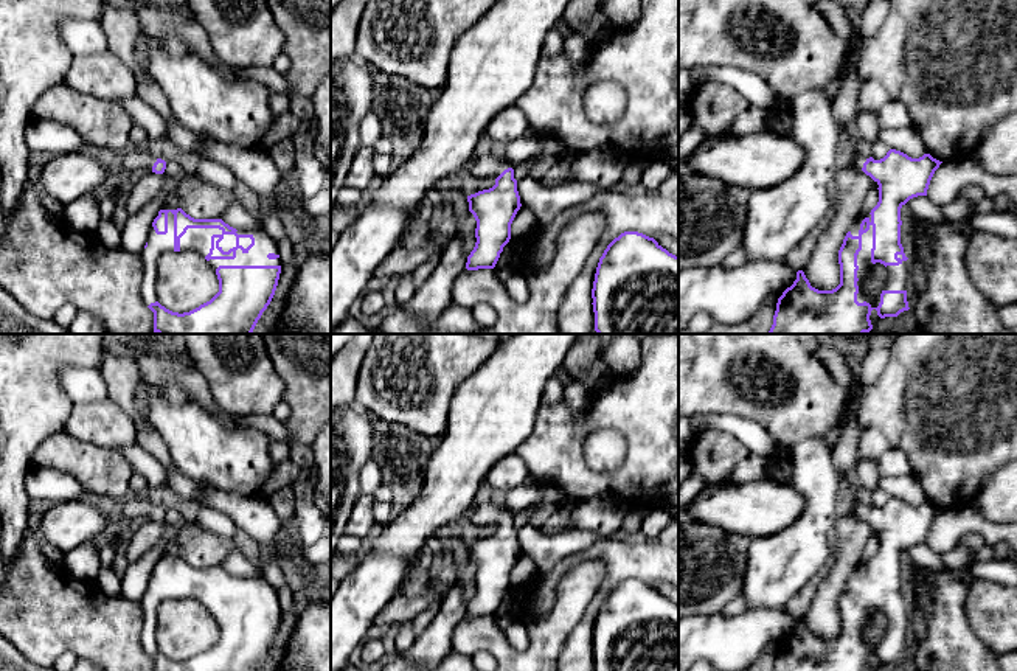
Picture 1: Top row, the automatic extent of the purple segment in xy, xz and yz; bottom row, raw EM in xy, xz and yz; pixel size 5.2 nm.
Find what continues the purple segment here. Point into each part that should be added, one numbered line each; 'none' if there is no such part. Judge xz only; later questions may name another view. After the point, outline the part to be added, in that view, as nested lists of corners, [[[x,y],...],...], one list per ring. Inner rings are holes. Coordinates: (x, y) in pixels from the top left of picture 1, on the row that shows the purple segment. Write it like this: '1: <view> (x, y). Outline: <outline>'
1: xz (486, 165). Outline: [[[481,155],[472,165],[470,174],[475,177],[494,177],[497,179],[509,165],[503,158],[494,155]]]

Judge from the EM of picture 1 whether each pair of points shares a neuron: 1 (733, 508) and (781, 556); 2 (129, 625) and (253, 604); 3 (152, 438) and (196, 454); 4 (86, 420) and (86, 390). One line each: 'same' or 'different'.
1: different
2: different
3: different
4: different

